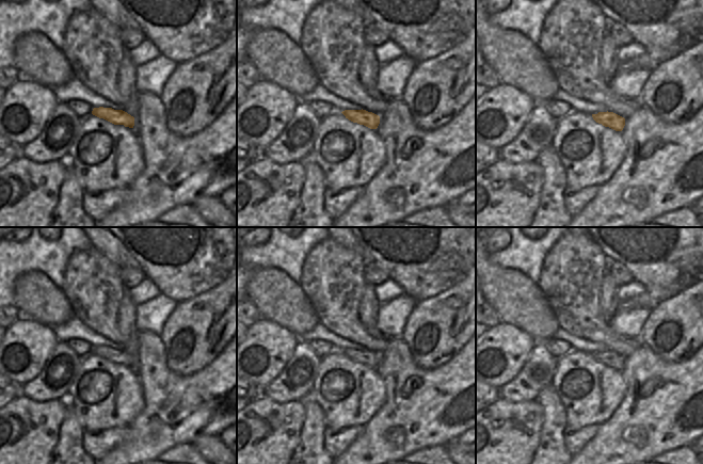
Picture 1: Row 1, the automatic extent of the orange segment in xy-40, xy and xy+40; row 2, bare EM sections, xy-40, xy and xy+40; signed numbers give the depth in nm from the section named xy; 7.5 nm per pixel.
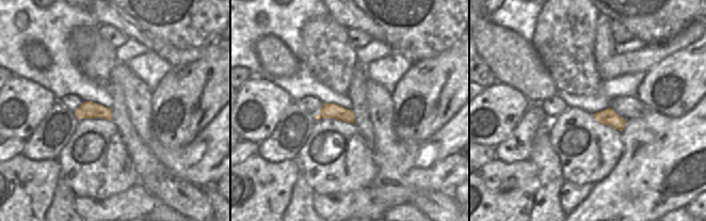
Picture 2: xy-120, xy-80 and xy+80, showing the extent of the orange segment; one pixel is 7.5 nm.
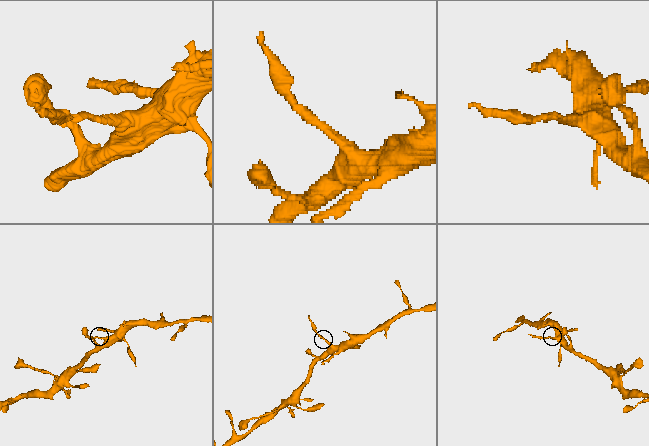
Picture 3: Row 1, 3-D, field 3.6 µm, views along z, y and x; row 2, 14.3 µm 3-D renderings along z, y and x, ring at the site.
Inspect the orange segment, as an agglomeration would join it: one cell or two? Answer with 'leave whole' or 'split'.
split

